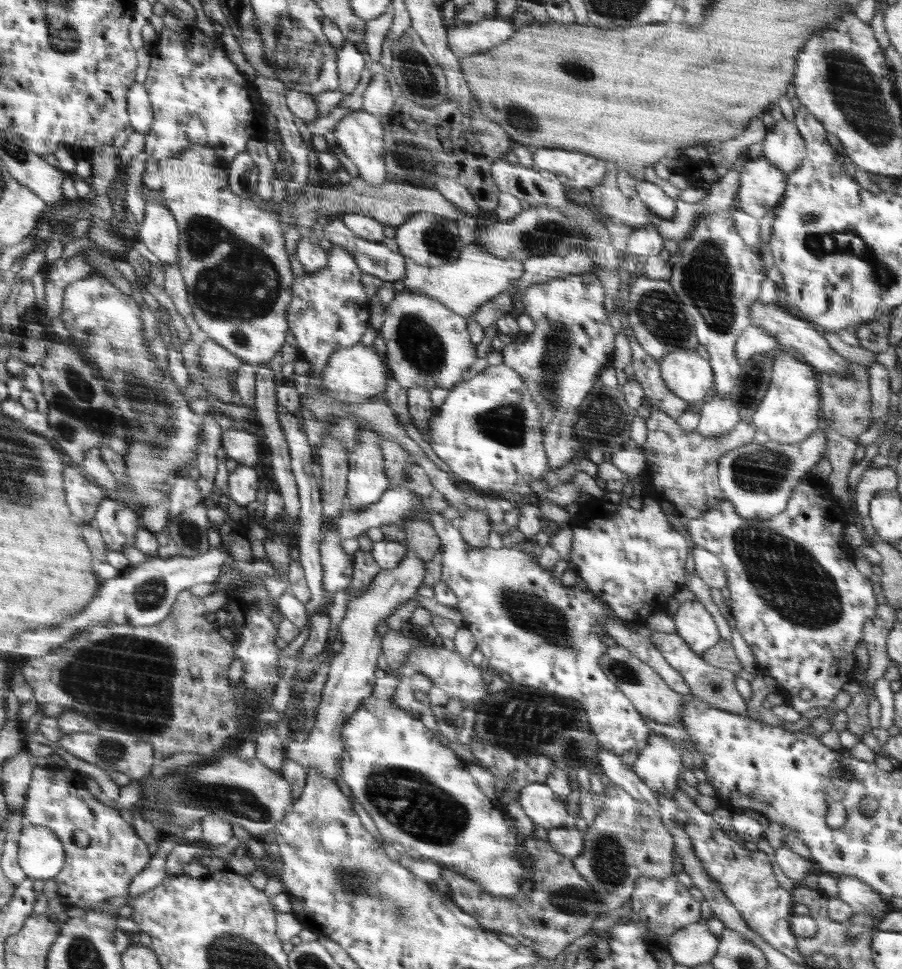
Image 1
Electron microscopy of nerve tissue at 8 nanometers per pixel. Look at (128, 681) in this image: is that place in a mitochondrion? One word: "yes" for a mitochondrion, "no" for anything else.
yes

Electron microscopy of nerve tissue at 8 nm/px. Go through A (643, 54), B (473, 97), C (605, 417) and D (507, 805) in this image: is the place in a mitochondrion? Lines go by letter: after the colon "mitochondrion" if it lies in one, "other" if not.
A: other
B: other
C: mitochondrion
D: other

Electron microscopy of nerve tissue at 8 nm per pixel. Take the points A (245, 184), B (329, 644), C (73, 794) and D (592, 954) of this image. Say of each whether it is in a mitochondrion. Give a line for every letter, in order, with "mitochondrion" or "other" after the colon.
A: other
B: other
C: other
D: other

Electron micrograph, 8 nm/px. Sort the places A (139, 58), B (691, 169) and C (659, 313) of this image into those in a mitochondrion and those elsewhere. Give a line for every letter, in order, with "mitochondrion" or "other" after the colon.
A: other
B: other
C: mitochondrion

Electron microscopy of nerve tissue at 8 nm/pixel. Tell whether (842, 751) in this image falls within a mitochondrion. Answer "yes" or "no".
no

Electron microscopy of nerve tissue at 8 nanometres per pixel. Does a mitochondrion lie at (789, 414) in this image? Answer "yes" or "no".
no

